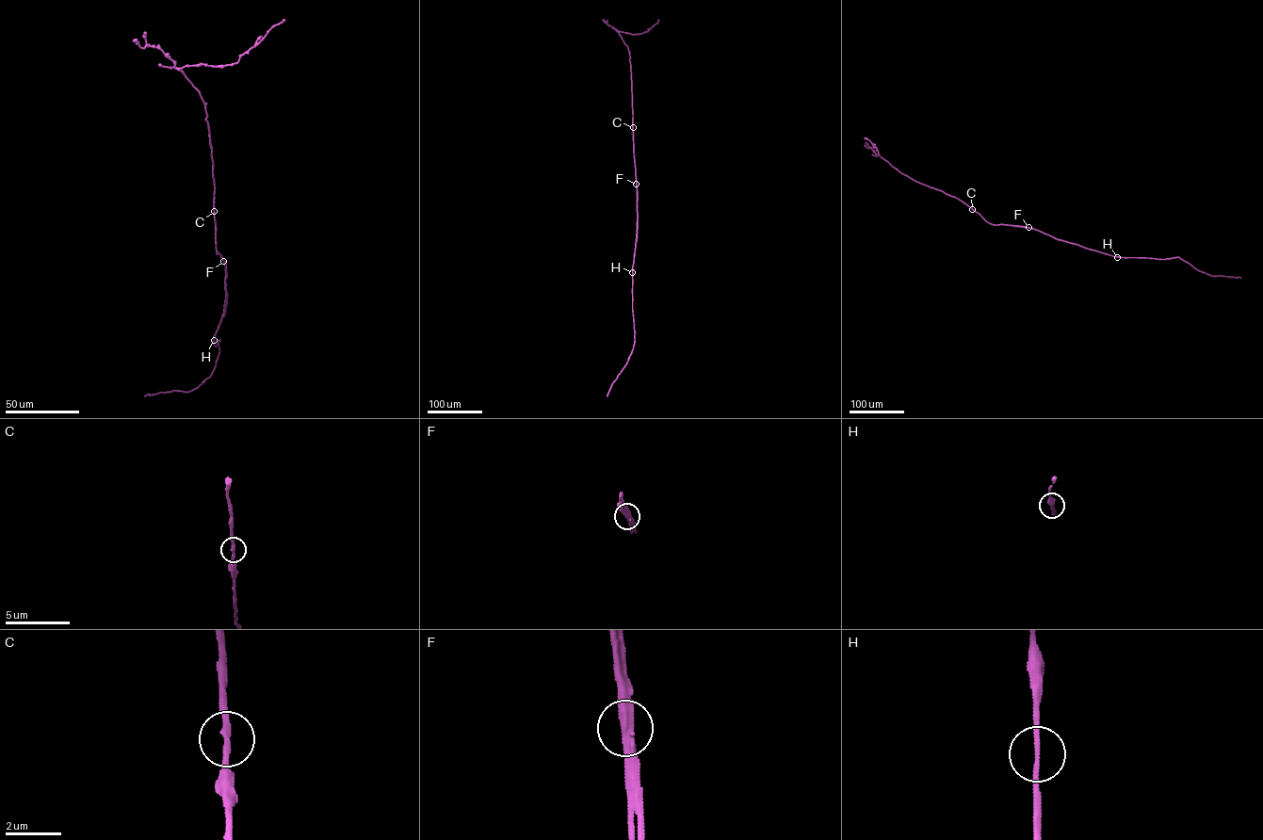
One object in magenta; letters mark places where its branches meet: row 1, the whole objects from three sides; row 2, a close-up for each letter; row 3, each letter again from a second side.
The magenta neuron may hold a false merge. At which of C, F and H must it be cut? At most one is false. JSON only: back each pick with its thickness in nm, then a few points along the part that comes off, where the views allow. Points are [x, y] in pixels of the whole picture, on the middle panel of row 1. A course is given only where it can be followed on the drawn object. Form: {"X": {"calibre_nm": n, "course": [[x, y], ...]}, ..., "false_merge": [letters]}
{"F": {"calibre_nm": 360, "course": [[636, 184], [633, 262]]}, "false_merge": ["F"]}

